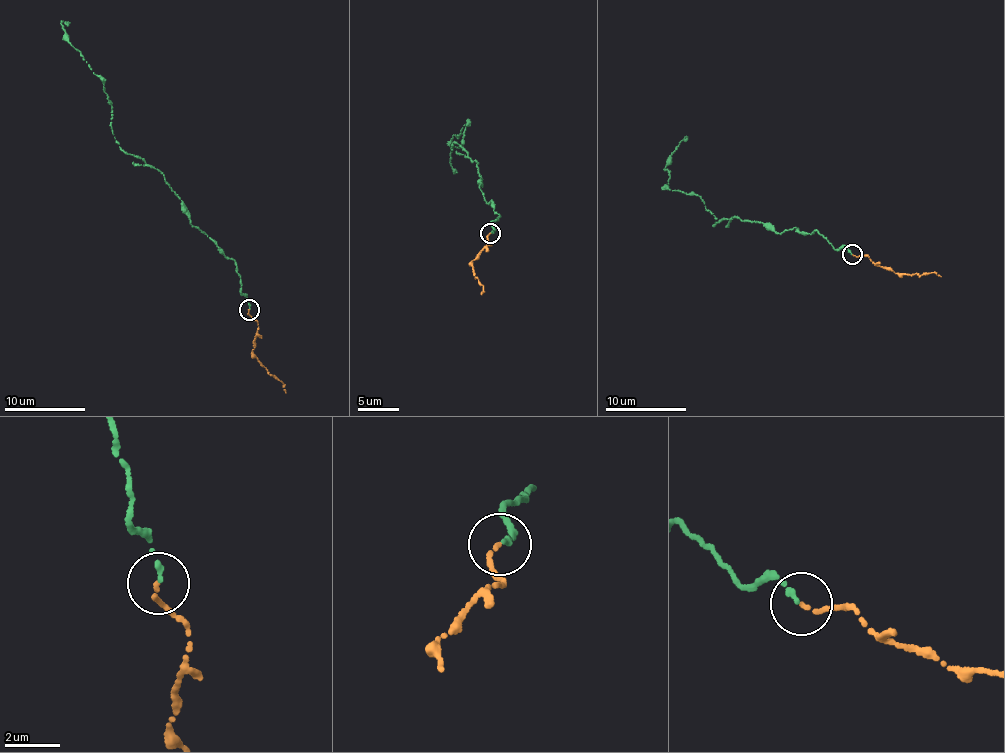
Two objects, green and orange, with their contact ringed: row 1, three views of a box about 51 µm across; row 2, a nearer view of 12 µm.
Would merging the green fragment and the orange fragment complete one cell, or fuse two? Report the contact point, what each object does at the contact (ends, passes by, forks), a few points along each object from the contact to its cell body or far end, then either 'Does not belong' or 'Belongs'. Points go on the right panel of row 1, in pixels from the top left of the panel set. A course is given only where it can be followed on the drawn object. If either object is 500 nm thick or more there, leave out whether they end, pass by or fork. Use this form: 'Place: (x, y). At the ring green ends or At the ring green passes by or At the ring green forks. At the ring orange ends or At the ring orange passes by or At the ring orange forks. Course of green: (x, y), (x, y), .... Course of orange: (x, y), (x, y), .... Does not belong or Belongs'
Place: (852, 254). At the ring green ends. At the ring orange ends. Course of green: (852, 255), (816, 230), (778, 234), (732, 217), (715, 225), (699, 196), (665, 187), (663, 168), (685, 136). Course of orange: (852, 255), (864, 255), (878, 266), (898, 273), (920, 276), (929, 272), (940, 276). Belongs

